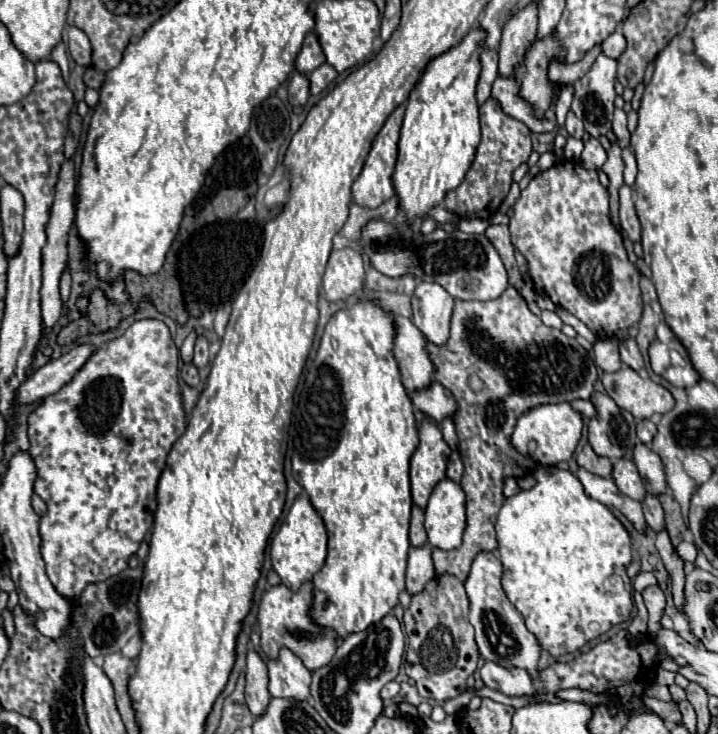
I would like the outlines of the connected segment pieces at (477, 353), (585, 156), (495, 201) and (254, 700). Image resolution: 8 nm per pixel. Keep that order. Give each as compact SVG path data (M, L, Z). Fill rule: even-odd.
M507 288L497 300L489 300L489 302L455 300L449 340L441 346L441 350L433 350L433 344L427 342L425 350L435 366L433 378L439 384L443 384L457 400L455 426L457 426L457 436L459 436L459 454L465 466L459 486L465 492L465 512L467 512L463 546L451 551L434 548L433 564L435 564L437 574L449 572L457 576L461 582L465 582L473 556L483 550L489 550L489 552L497 550L495 518L505 500L503 480L507 476L519 478L535 470L533 460L521 456L509 442L517 418L529 408L535 408L541 404L571 402L575 398L589 400L589 396L593 394L595 380L597 380L597 368L595 368L595 362L591 360L591 354L575 338L567 338L561 330L545 326L541 318L535 316L527 308L527 302L519 296L515 288Z
M589 138L585 142L585 150L581 154L581 166L589 170L599 170L607 160L607 152L597 138Z
M487 100L479 108L479 120L481 120L481 144L477 148L475 160L463 180L463 184L455 190L451 190L445 198L447 210L457 214L459 218L483 218L489 220L497 206L501 206L503 198L509 192L513 170L527 162L531 154L531 136L529 128L521 124L519 120L513 120L511 116L505 116L501 108L497 108L495 100Z
M249 648L247 650L247 666L245 666L245 702L253 716L265 712L265 704L269 704L271 694L267 690L267 672L263 658Z

